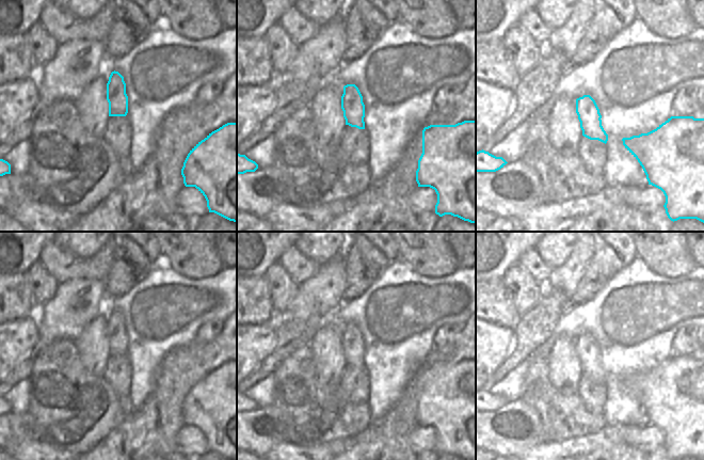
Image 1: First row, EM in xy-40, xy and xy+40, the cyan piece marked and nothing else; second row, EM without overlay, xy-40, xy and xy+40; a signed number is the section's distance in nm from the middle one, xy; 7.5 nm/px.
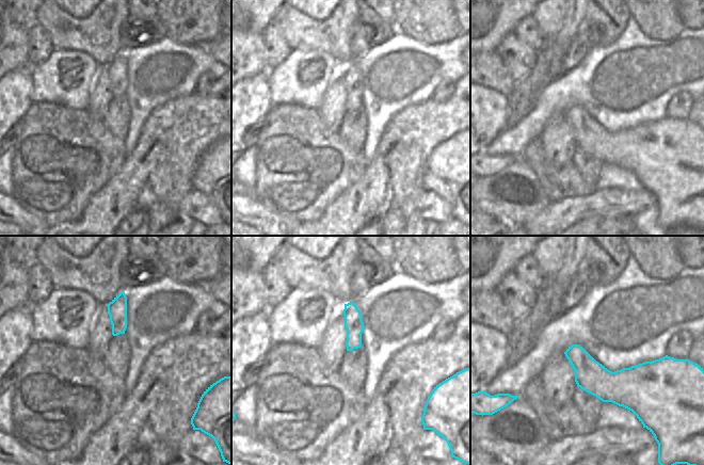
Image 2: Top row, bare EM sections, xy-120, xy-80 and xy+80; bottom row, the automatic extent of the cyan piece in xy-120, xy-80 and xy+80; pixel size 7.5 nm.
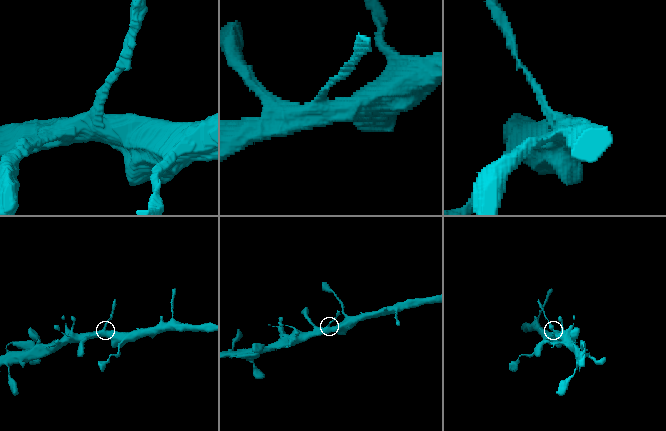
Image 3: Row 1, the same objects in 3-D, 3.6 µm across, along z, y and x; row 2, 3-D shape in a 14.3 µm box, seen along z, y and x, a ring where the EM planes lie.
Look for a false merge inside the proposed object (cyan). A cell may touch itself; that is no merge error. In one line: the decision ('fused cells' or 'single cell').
fused cells

